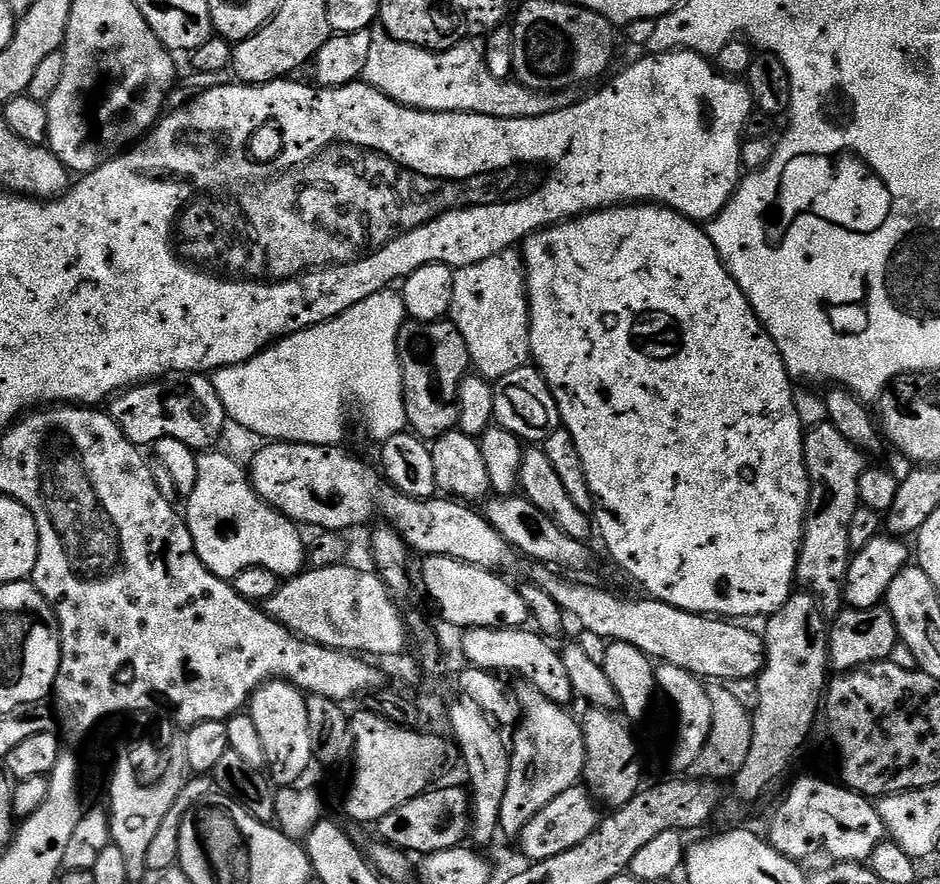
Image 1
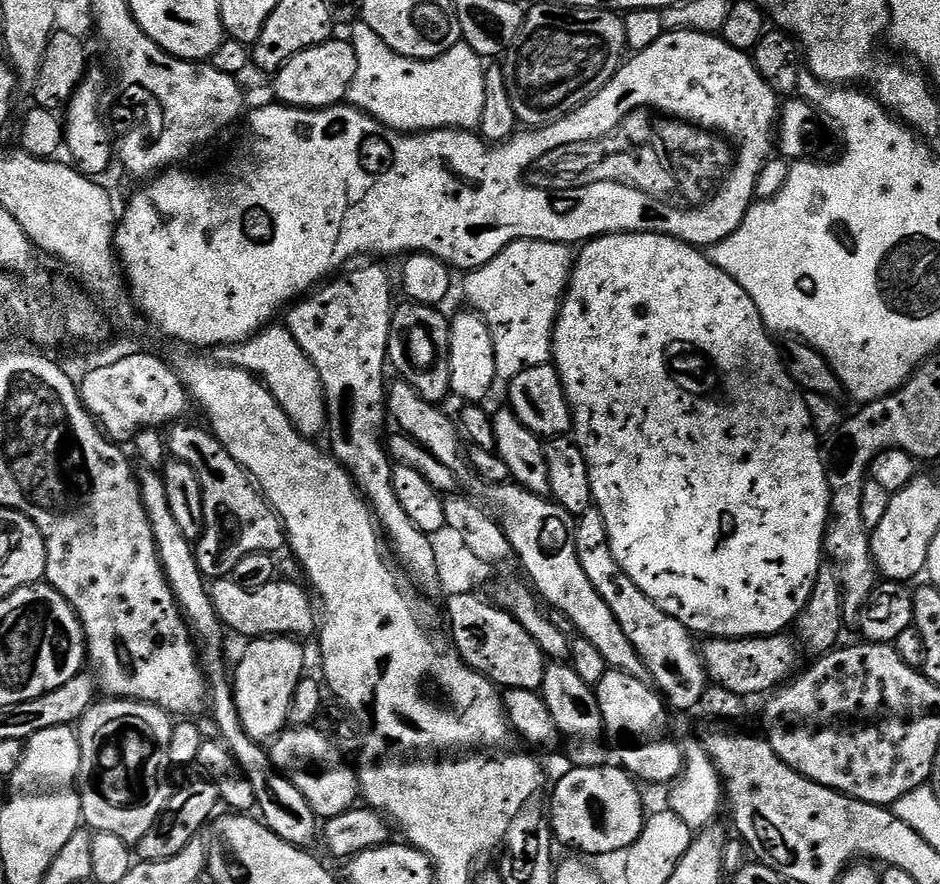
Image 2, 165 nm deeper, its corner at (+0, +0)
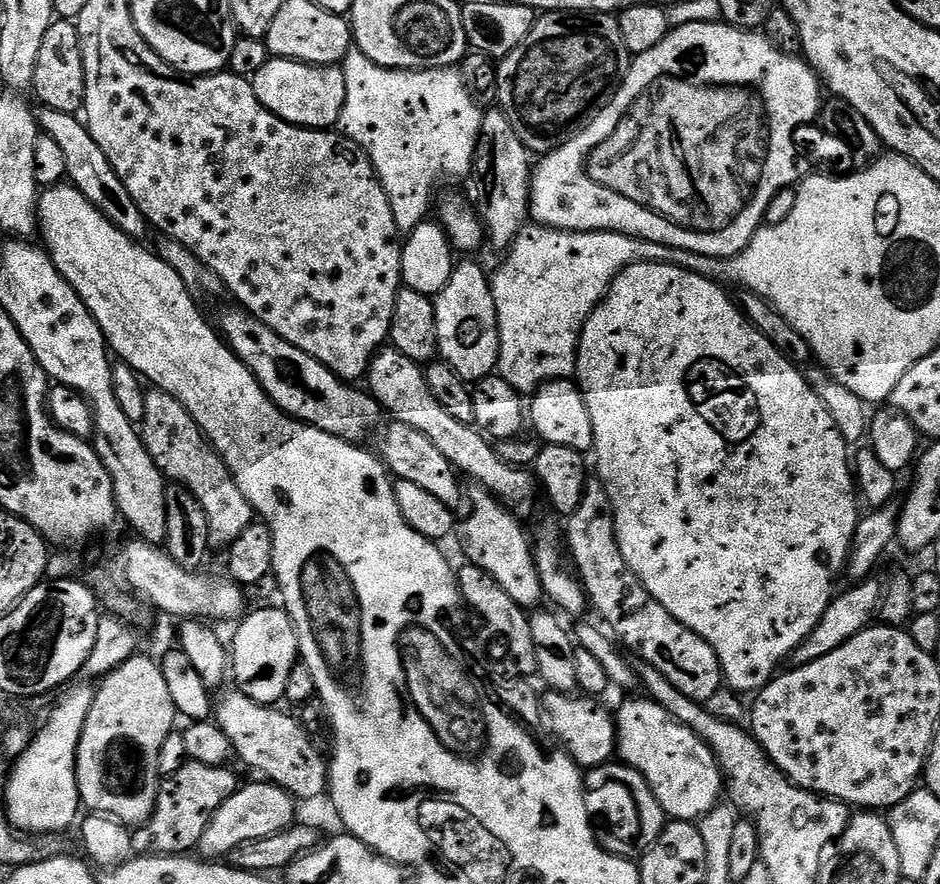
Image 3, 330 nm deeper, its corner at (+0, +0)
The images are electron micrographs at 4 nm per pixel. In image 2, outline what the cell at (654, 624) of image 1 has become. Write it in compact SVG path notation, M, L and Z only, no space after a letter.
M775 632L772 636L717 636L705 639L702 644L704 667L717 685L740 697L771 693L793 679L797 671L796 663L802 657L799 643L789 636L784 632Z

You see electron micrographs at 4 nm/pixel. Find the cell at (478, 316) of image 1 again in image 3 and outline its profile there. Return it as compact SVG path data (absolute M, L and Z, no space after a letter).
M535 222L529 223L516 236L516 241L512 247L507 249L504 261L500 264L500 269L490 276L492 286L492 297L496 307L496 317L498 318L498 330L500 331L500 362L498 365L498 375L510 382L514 390L521 394L531 394L542 384L550 380L567 380L576 375L576 351L580 345L580 331L584 329L586 318L600 305L600 301L608 294L608 287L614 282L617 269L612 268L612 240L613 233L610 232L564 232L560 228L545 228L543 224Z

